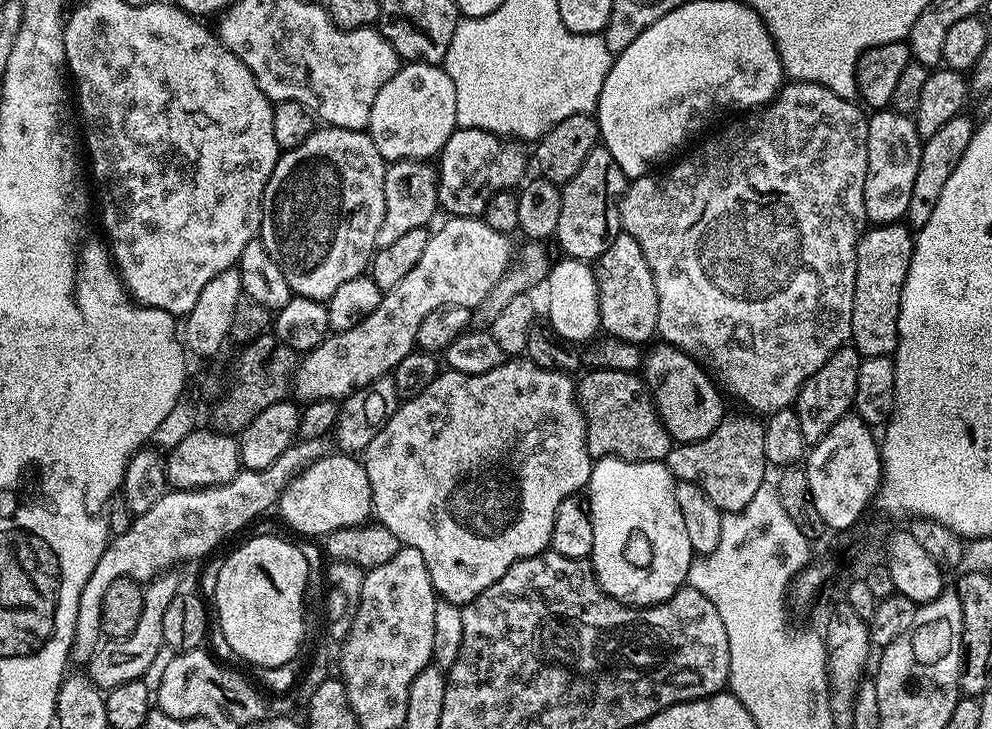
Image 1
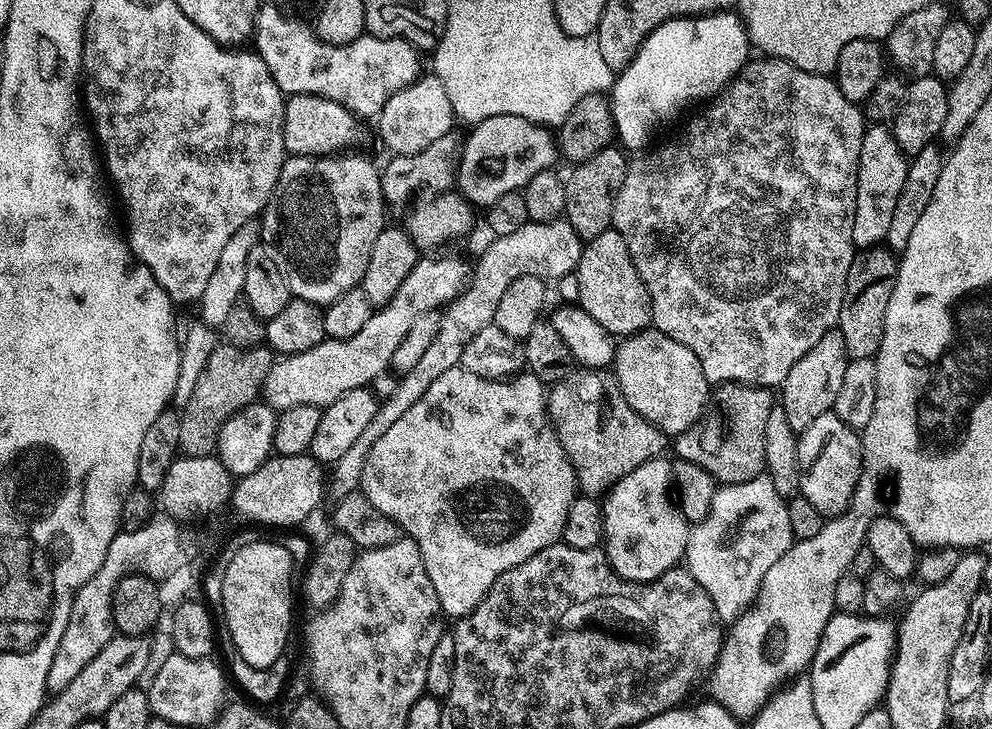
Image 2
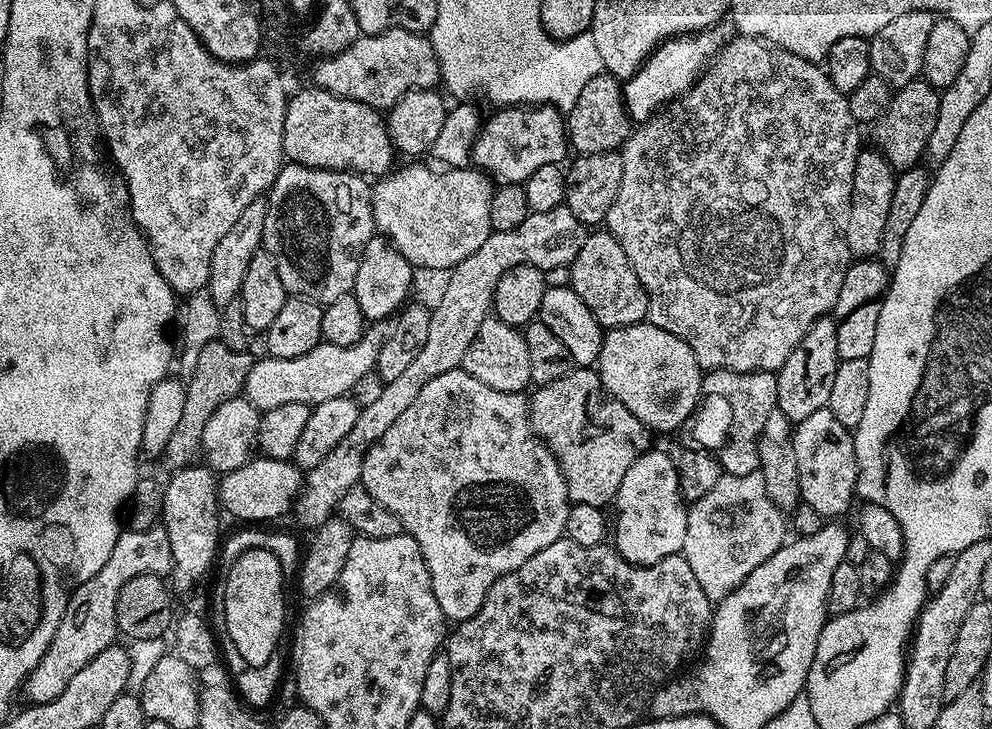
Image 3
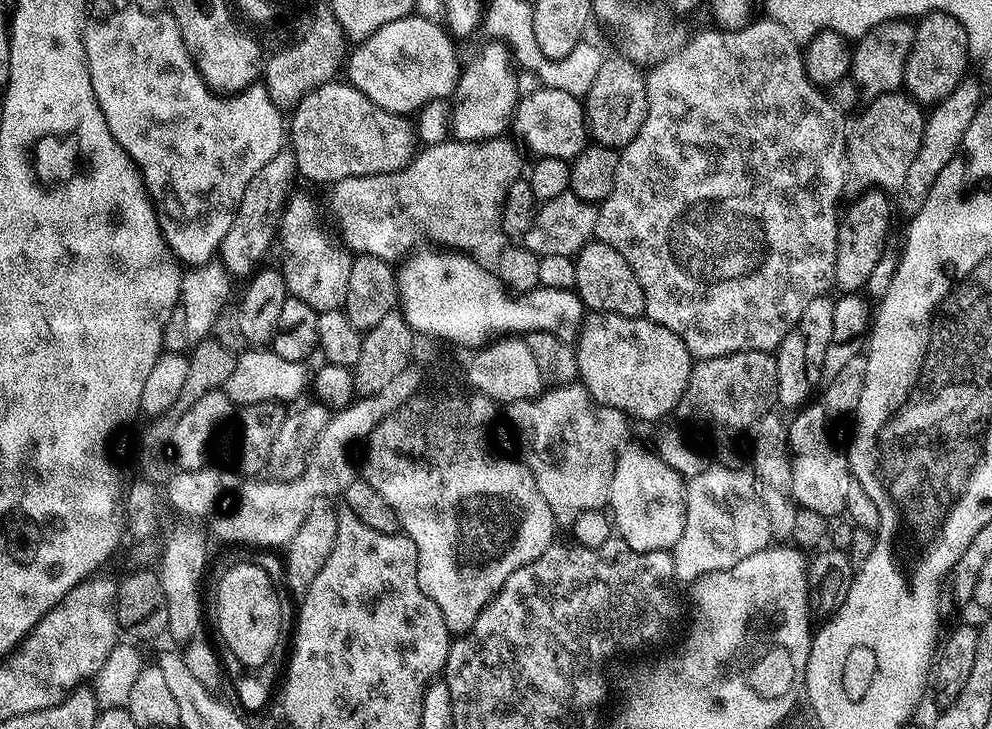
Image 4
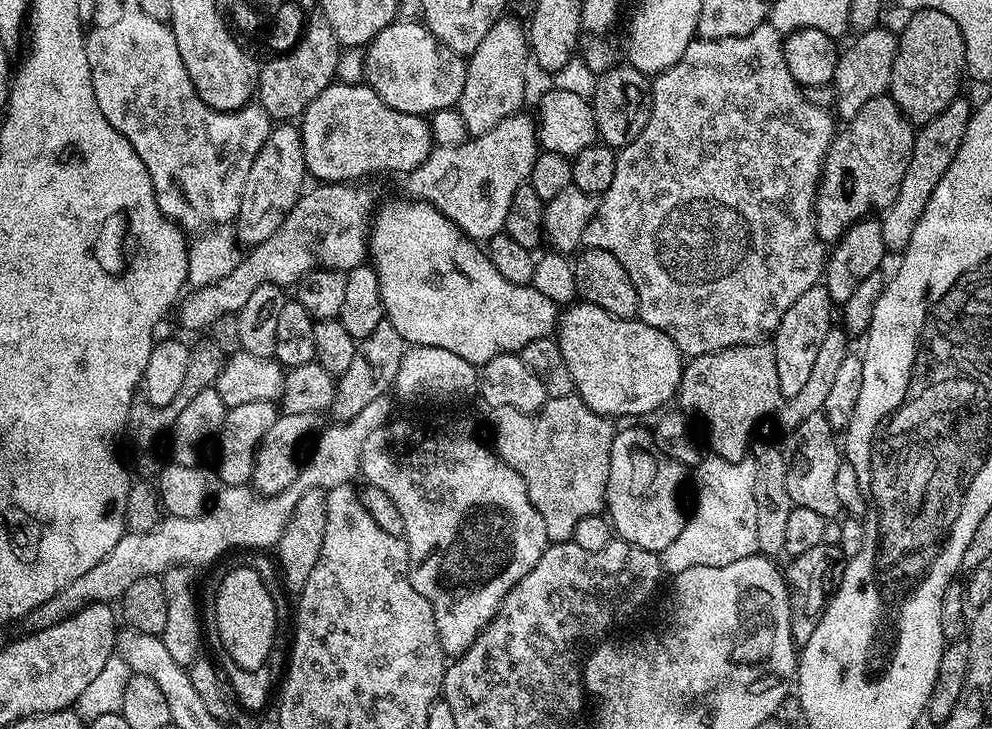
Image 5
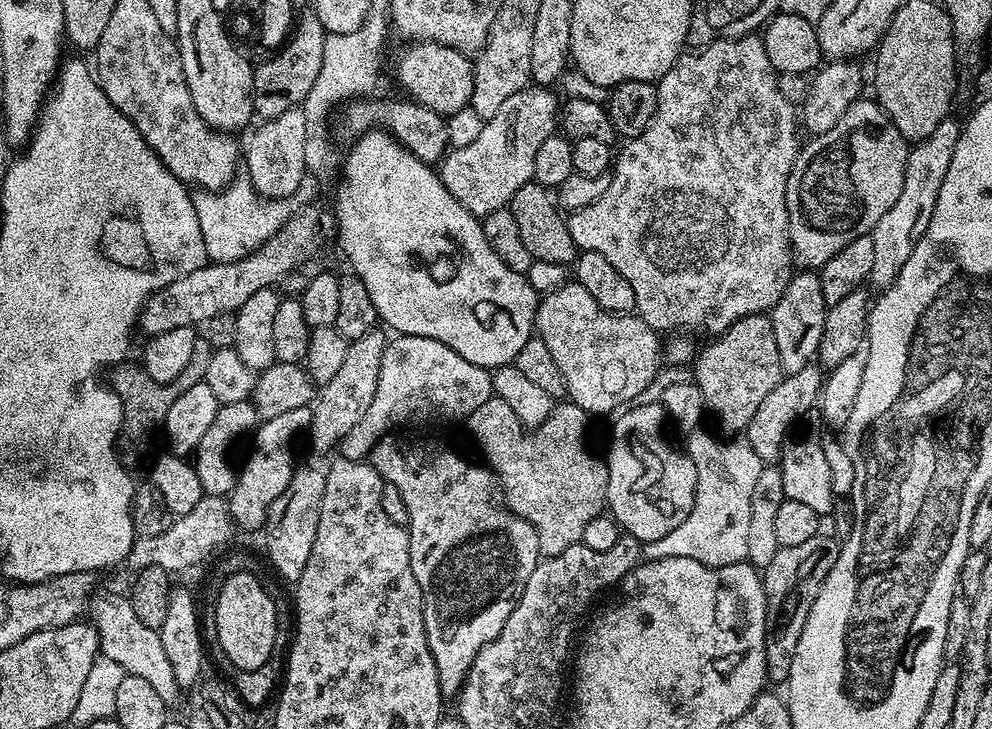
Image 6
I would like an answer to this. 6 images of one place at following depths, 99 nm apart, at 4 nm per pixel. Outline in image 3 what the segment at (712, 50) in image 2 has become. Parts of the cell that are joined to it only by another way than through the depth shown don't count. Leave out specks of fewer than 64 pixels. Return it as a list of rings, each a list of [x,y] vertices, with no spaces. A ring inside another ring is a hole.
[[[673,38],[664,41],[628,80],[623,81],[624,104],[633,121],[643,122],[655,116],[658,109],[688,91],[694,77],[705,63],[704,52],[692,38]]]

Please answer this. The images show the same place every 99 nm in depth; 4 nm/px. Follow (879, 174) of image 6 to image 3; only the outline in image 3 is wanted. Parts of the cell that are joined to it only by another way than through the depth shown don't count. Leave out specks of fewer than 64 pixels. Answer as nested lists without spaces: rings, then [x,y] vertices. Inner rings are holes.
[[[922,78],[911,80],[906,86],[895,89],[892,101],[880,115],[874,125],[876,131],[875,147],[896,170],[915,168],[924,160],[926,142],[934,131],[934,122],[938,122],[940,92],[932,88]]]

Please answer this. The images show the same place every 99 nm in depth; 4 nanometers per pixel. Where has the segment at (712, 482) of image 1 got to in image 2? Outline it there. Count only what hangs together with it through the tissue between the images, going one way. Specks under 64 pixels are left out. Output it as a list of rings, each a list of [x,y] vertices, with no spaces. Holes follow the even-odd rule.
[[[721,384],[711,393],[700,423],[675,437],[675,455],[686,462],[694,462],[694,466],[702,466],[720,486],[759,476],[765,471],[766,422],[773,406],[774,396],[769,389],[749,384]]]

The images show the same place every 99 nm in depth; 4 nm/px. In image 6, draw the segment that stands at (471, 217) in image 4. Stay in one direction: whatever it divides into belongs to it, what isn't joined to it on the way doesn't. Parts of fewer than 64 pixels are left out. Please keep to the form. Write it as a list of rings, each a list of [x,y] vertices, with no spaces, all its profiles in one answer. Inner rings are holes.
[[[529,86],[521,90],[518,94],[512,95],[506,103],[502,105],[502,110],[494,114],[494,118],[484,121],[482,134],[470,142],[470,146],[461,148],[452,148],[445,155],[444,159],[439,161],[438,171],[440,180],[470,210],[470,214],[477,218],[489,216],[494,210],[505,207],[511,201],[512,196],[522,185],[529,183],[534,174],[534,154],[538,154],[538,146],[546,142],[558,128],[558,100],[556,96],[544,86]],[[308,204],[301,212],[299,209],[289,216],[281,228],[250,255],[225,264],[209,262],[203,268],[194,270],[194,274],[186,274],[178,278],[178,282],[154,293],[138,313],[139,331],[141,328],[145,337],[151,338],[170,330],[199,326],[206,322],[206,318],[214,318],[214,314],[234,314],[242,302],[250,298],[250,294],[258,294],[258,290],[279,285],[280,279],[281,283],[293,275],[299,269],[296,268],[299,264],[306,263],[311,256],[316,255],[333,236],[333,213],[316,204]]]

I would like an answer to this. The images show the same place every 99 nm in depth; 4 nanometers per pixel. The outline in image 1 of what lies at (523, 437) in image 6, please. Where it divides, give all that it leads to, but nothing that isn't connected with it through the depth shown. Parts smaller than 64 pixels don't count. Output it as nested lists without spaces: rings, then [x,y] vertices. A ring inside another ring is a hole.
[[[592,368],[586,372],[576,384],[576,398],[584,413],[589,454],[593,458],[618,456],[634,462],[667,461],[668,451],[673,448],[674,441],[660,421],[643,379],[636,372],[605,368]]]

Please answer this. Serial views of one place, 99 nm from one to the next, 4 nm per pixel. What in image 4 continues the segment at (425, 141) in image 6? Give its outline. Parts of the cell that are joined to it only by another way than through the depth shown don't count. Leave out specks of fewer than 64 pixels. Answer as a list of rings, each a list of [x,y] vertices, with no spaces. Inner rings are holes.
[[[333,82],[316,87],[296,104],[288,120],[288,144],[295,158],[297,173],[302,178],[304,176],[312,182],[327,186],[336,185],[342,178],[351,176],[396,172],[412,161],[418,148],[413,125],[405,117],[382,110],[382,106],[370,102],[366,94],[347,82]]]

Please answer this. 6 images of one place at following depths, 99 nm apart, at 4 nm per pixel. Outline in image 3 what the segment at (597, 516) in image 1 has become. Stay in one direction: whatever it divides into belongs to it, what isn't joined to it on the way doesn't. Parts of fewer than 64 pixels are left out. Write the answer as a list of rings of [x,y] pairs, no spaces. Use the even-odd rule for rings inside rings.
[[[656,451],[642,453],[630,470],[626,470],[626,478],[622,478],[622,486],[614,501],[614,547],[631,564],[647,566],[662,562],[662,558],[683,553],[686,542],[688,508],[680,494],[676,467],[667,451]]]

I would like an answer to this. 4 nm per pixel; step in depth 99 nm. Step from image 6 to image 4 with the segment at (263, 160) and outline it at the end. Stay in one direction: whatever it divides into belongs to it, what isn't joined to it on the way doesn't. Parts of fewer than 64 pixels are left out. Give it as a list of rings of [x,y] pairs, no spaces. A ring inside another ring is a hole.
[[[281,152],[274,159],[258,170],[246,186],[246,191],[239,203],[234,220],[230,224],[226,237],[220,243],[218,260],[233,278],[249,277],[258,266],[256,262],[267,252],[271,242],[275,241],[280,214],[284,204],[291,195],[292,182],[297,177],[294,155],[290,152]]]

